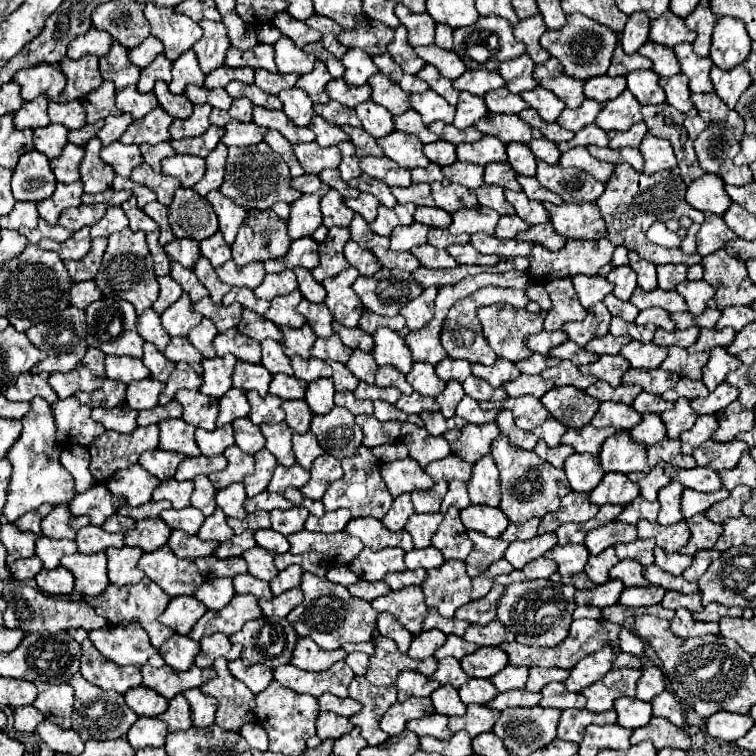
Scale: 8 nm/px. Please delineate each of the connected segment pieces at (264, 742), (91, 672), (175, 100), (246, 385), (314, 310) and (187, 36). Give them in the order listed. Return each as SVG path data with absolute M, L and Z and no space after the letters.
M259 723L244 725L241 728L240 734L246 739L252 748L262 752L268 750L268 735L265 729Z
M90 639L82 641L82 657L80 657L80 673L90 683L98 685L104 691L126 693L132 687L142 683L142 673L138 667L120 667L114 661L100 657L94 643Z
M156 81L154 85L154 93L158 97L158 103L172 115L178 119L186 119L192 115L194 105L184 97L184 95L174 95L168 91L168 85L164 81Z
M236 361L234 375L232 375L232 387L242 389L242 391L256 389L260 395L266 395L270 381L272 381L272 375L262 365Z
M302 299L298 305L298 311L306 317L306 323L312 327L316 337L330 337L334 333L332 331L332 315L324 303L314 305L314 303Z
M148 3L144 17L152 27L152 35L164 43L164 55L170 61L176 61L184 51L192 49L192 45L202 35L198 23L194 23L190 17L178 15L172 7L158 7L156 3Z

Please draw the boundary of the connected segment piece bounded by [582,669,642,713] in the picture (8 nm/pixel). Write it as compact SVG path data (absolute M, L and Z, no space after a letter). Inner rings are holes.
M610 669L600 681L582 691L582 695L586 697L586 711L608 711L612 709L614 699L618 699L620 695L634 697L636 681L640 679L640 675L640 669Z

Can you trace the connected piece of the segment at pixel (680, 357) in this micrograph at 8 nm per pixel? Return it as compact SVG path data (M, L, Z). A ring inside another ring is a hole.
M670 347L668 357L662 361L662 369L676 373L682 379L700 379L702 367L708 361L708 353L688 353L680 347Z

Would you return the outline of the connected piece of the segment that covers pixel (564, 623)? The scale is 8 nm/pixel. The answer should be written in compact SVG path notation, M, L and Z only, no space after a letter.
M536 579L518 585L508 585L498 605L498 619L506 625L508 631L516 635L518 643L554 647L560 641L564 641L574 621L572 619L572 613L576 609L574 593L576 589L572 589L572 585L554 583L550 579Z

